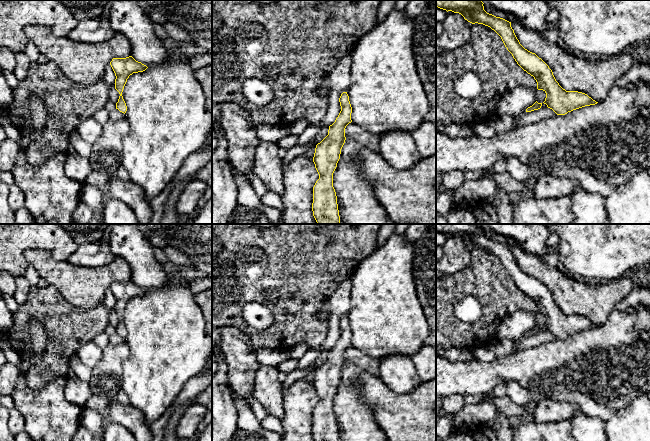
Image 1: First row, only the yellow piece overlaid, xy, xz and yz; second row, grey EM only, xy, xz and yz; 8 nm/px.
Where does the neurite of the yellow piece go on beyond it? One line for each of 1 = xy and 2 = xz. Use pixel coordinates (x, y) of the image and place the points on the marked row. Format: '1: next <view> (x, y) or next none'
1: next none
2: next none

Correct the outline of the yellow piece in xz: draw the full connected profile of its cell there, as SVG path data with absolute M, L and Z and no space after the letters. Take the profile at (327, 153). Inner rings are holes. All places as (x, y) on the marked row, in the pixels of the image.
M347 92L339 98L341 111L329 126L328 135L316 145L313 162L319 179L313 187L312 211L317 224L340 224L333 173L345 143L345 128L352 122L352 107Z

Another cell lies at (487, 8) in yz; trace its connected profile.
M483 4L483 6L484 6L484 10L487 13L489 13L489 14L492 14L492 15L494 15L496 17L503 18L503 19L505 19L505 20L507 20L509 22L515 22L515 21L517 21L517 19L514 16L510 15L510 14L507 14L505 12L497 10L497 9L495 9L495 8L489 6L489 5L486 5L486 4Z

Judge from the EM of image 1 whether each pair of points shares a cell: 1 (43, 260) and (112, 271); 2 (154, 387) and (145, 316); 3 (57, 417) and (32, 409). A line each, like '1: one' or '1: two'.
1: one
2: one
3: one

